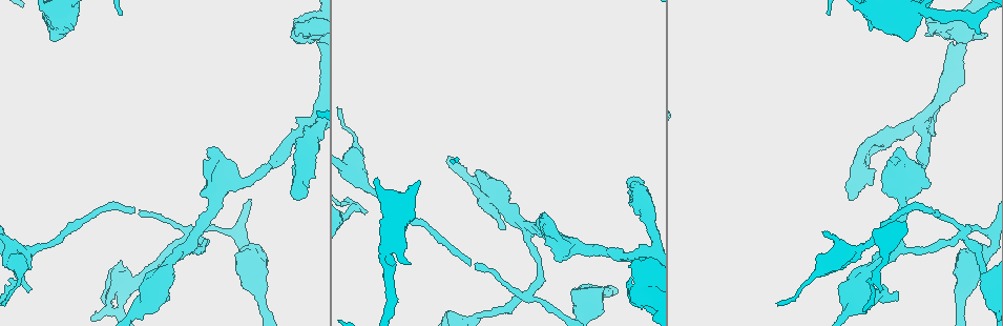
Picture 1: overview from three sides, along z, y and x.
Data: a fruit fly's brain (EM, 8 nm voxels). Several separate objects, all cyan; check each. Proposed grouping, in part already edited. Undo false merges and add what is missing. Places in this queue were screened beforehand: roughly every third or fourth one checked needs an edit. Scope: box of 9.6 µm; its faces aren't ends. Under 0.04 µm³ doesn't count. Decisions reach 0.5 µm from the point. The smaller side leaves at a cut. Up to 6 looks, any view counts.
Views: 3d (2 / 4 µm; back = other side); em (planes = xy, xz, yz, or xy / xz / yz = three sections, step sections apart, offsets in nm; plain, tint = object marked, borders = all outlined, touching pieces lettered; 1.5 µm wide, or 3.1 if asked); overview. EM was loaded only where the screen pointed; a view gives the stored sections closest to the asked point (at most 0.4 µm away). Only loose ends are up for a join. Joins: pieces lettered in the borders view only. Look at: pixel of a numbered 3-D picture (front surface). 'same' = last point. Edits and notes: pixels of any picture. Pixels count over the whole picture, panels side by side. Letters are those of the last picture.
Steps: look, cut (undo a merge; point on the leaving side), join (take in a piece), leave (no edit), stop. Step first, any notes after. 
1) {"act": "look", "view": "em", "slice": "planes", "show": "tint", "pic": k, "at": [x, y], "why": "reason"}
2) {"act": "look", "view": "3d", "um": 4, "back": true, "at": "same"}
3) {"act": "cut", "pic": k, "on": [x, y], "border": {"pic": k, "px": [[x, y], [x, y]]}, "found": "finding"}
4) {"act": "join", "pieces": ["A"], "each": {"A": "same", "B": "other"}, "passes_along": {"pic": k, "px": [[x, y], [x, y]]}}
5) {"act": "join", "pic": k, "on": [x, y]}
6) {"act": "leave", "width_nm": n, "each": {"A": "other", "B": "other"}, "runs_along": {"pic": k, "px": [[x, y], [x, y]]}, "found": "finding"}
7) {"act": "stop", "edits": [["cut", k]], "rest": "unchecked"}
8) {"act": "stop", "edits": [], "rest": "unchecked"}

{"act": "look", "view": "em", "slice": "yz", "step": 8, "show": "tint", "pic": 1, "at": [382, 261]}

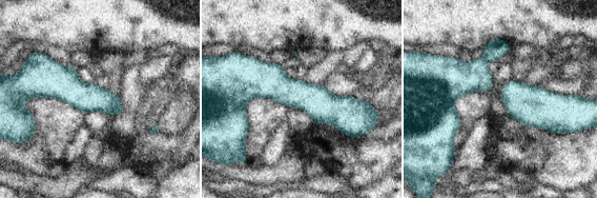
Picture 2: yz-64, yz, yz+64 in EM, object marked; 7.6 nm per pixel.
{"act": "look", "view": "em", "slice": "planes", "show": "borders", "at": "same", "why": "another direction"}

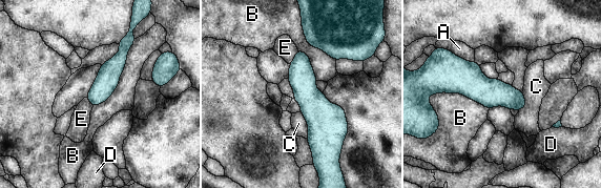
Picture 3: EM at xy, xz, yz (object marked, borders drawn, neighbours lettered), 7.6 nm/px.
{"act": "leave", "width_nm": 200, "longest_contact_nm": ["B", 550], "each": {"A": "other", "B": "other", "C": "other", "D": "other", "E": "other"}, "found": "all the same neuron"}

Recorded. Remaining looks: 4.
{"act": "look", "view": "3d", "um": 2, "pic": 1, "at": [362, 212], "why": "branch stops here"}

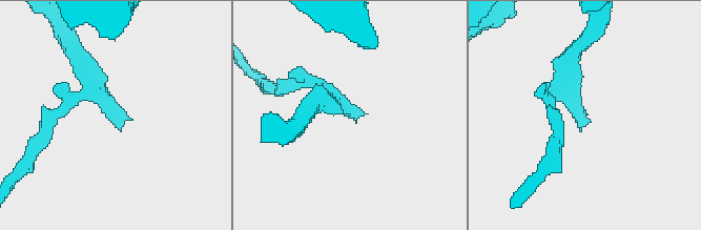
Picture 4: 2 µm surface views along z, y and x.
{"act": "look", "view": "em", "slice": "planes", "show": "borders", "pic": 4, "at": [357, 111]}

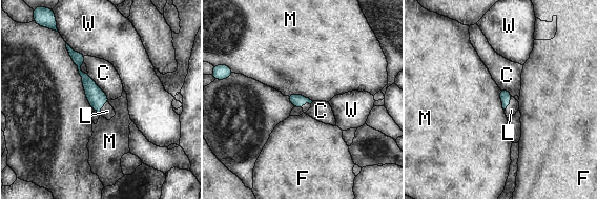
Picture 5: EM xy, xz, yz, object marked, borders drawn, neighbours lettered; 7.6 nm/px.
{"act": "join", "pieces": ["L"], "each": {"C": "other", "F": "other", "L": "same", "M": "other", "W": "other"}, "passes_along": {"pic": 5, "px": [[96, 97], [102, 105], [107, 111]]}, "found": "it goes on there"}

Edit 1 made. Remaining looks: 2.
{"act": "look", "view": "overview", "why": "redraw"}

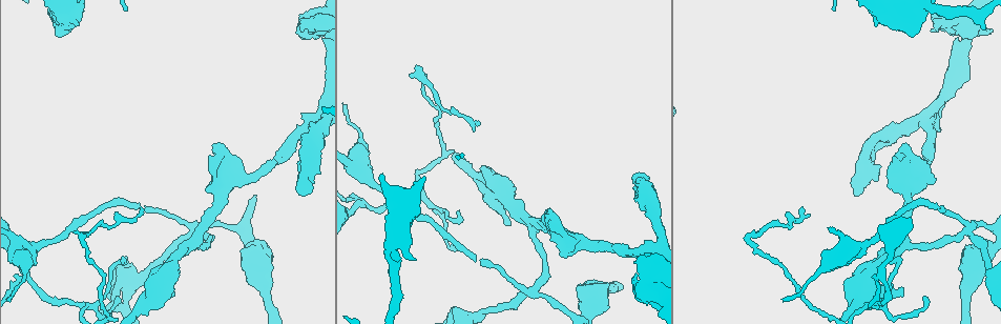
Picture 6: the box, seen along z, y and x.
{"act": "look", "view": "em", "slice": "planes", "show": "borders", "pic": 6, "at": [535, 292], "why": "looks like a crossing"}

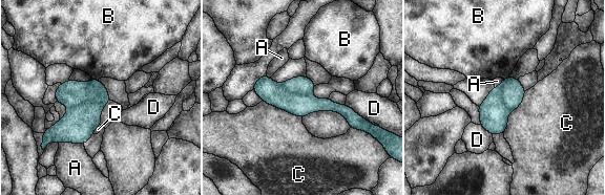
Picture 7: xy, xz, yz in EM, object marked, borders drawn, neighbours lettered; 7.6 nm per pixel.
{"act": "cut", "pic": 7, "on": [70, 93], "each": {"A": "other", "B": "other", "C": "other", "D": "other"}, "border": {"pic": 7, "px": [[107, 91], [69, 108]]}, "found": "a second neuron is stuck on"}

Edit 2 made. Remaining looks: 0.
{"act": "stop", "edits": [["join", 5], ["cut", 7]], "rest": "unchecked"}

